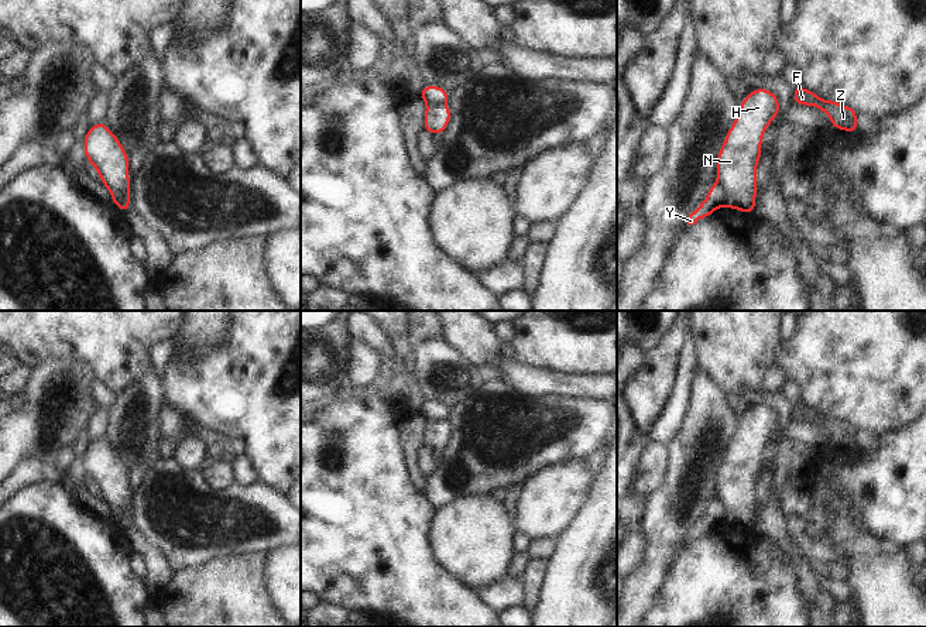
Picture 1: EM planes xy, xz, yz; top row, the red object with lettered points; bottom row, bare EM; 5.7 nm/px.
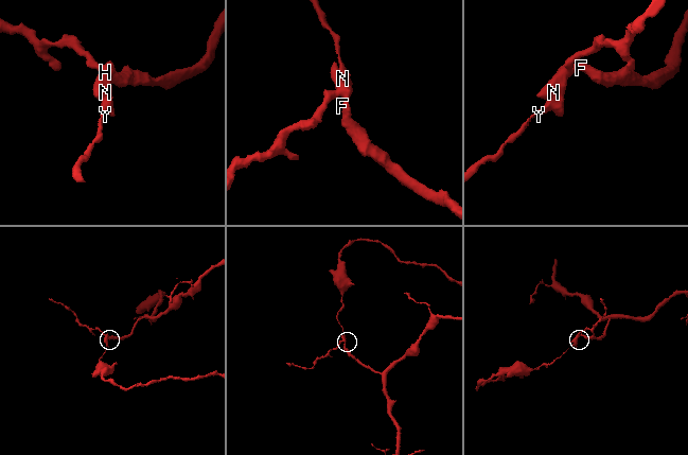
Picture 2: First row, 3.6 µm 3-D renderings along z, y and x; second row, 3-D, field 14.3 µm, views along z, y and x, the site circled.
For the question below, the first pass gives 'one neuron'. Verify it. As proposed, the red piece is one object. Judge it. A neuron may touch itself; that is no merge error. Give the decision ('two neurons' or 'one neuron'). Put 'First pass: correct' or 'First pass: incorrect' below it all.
two neurons
First pass: incorrect

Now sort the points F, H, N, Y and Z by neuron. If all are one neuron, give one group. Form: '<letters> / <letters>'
F H N Z / Y

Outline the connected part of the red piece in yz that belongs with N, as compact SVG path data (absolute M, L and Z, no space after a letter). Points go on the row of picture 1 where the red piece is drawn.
M765 89L751 90L717 153L717 182L726 189L726 206L755 215L757 167L762 155L762 137L779 114L779 97Z

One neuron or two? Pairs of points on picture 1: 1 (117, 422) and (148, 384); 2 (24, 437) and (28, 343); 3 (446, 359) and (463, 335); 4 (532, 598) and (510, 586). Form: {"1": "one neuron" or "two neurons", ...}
{"1": "one neuron", "2": "two neurons", "3": "two neurons", "4": "two neurons"}

